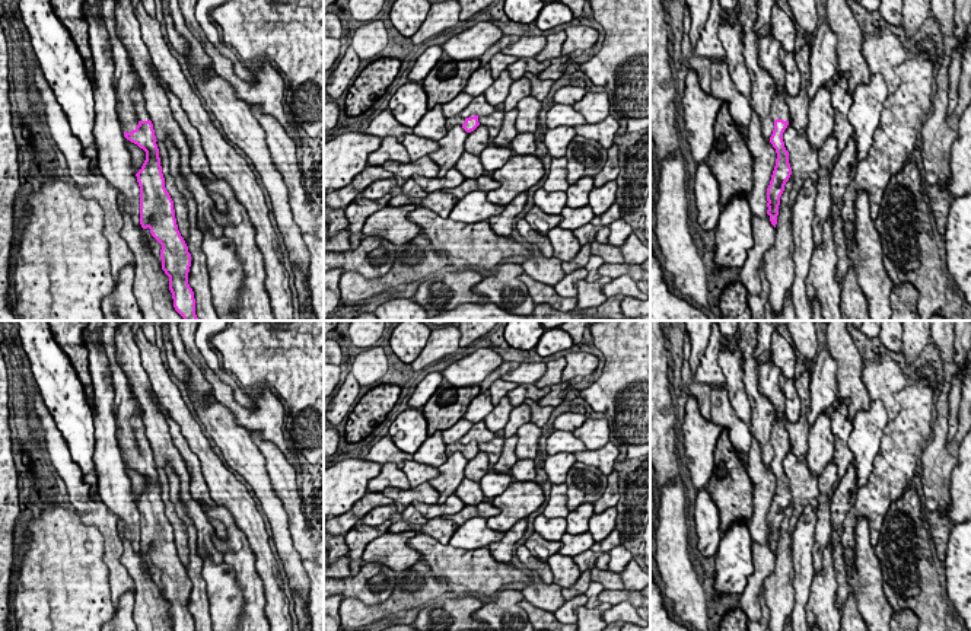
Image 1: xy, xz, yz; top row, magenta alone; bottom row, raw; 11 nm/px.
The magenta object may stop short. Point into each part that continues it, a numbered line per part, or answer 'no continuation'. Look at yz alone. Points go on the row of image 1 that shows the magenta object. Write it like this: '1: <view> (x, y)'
1: yz (779, 111)

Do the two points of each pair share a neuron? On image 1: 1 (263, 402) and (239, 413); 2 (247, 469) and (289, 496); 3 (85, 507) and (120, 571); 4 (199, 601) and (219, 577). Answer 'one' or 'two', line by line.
1: one
2: two
3: one
4: two

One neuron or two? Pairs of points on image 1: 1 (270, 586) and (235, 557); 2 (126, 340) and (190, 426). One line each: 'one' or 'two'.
1: two
2: two

